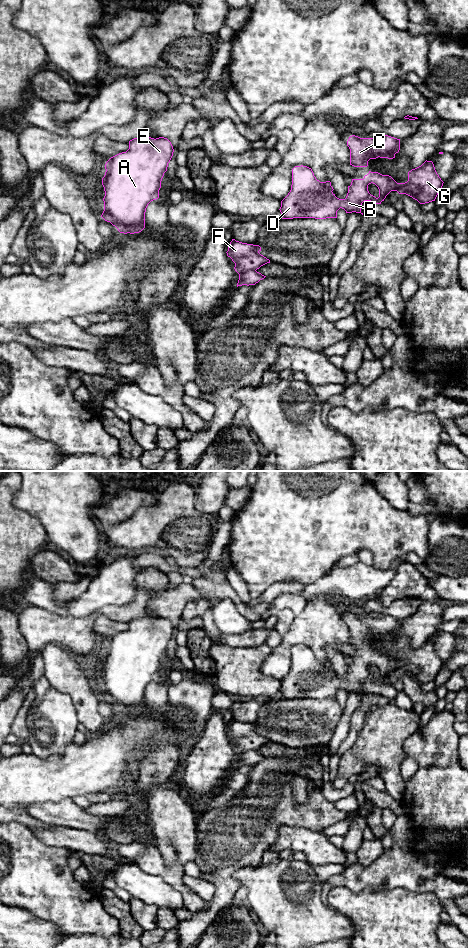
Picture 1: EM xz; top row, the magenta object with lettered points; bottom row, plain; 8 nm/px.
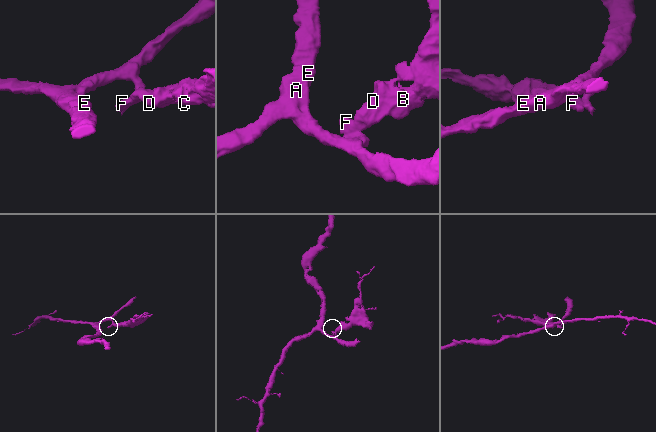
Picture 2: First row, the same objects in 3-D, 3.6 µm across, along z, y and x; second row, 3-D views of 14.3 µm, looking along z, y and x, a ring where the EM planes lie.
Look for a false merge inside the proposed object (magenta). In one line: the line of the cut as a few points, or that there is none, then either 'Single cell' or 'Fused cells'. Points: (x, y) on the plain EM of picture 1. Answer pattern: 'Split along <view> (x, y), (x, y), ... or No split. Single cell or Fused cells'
Split along xz (255, 749), (239, 754). Fused cells

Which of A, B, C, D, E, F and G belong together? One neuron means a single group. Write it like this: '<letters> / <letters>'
A E / B C D F G

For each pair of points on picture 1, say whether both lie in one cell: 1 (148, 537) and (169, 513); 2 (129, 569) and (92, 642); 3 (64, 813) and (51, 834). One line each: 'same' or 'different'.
1: same
2: different
3: different

